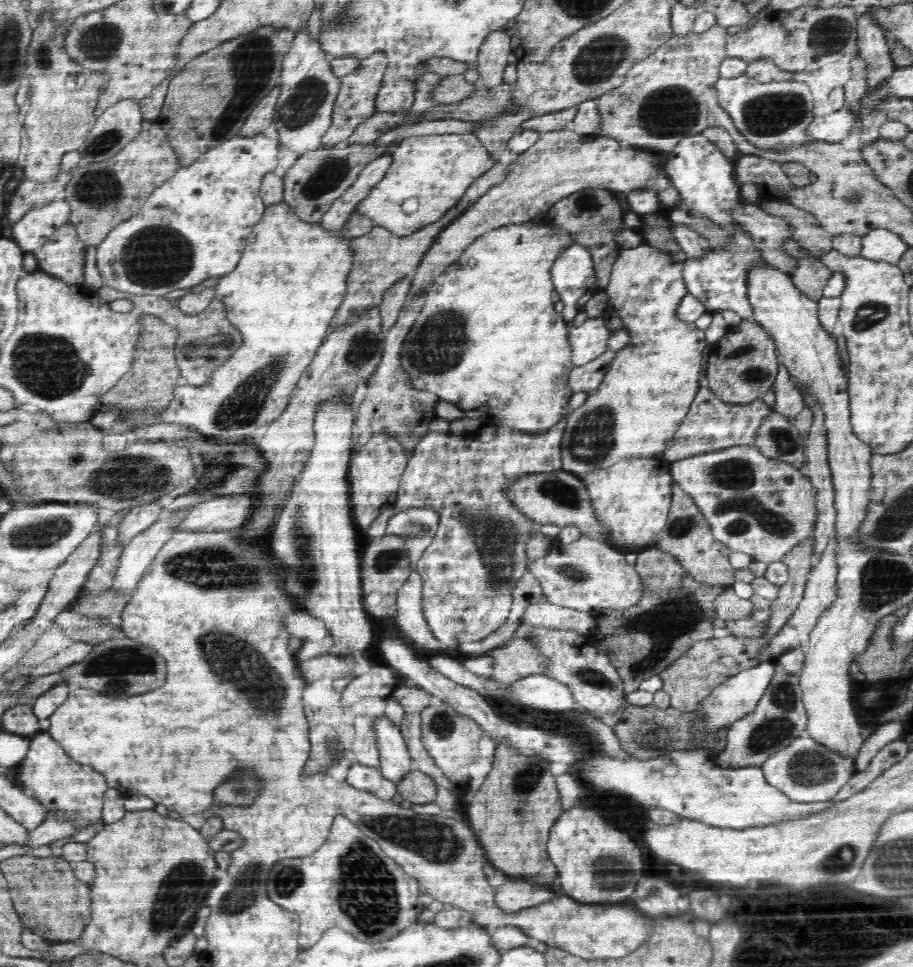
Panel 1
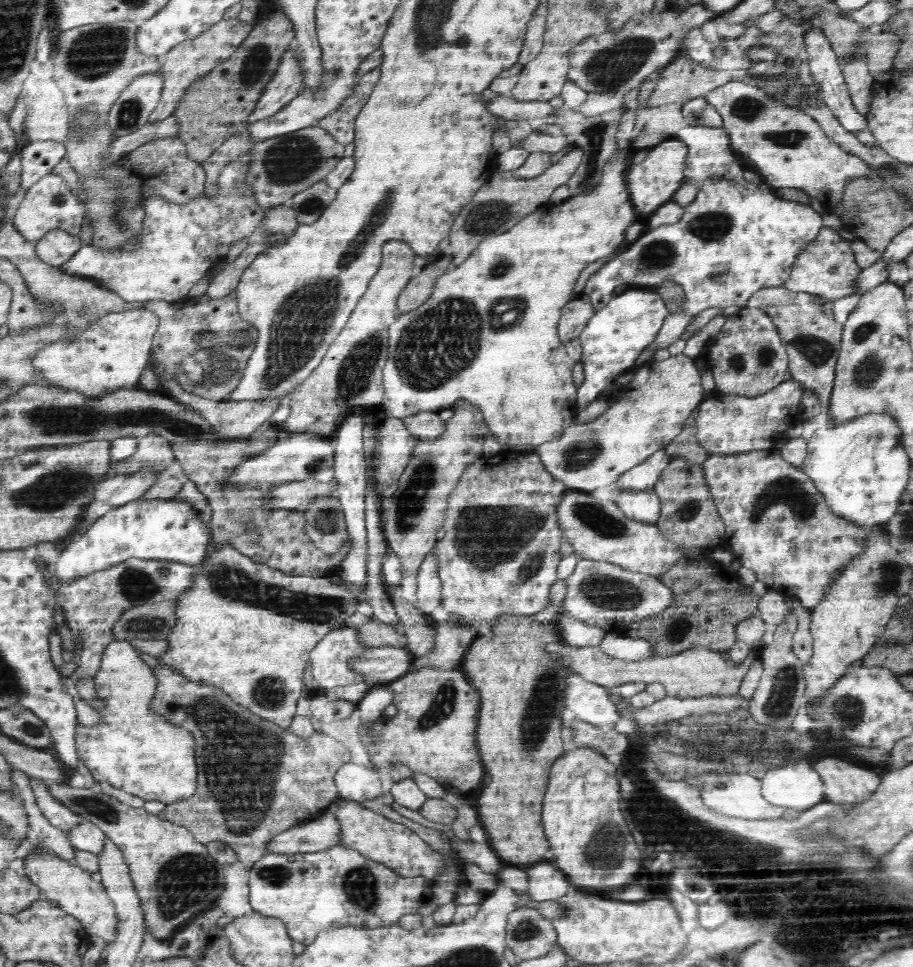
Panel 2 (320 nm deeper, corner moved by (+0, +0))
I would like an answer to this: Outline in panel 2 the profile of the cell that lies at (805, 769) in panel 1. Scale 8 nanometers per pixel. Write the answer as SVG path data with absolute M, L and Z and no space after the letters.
M806 762L768 770L761 778L761 793L783 810L808 810L825 800L823 780Z

